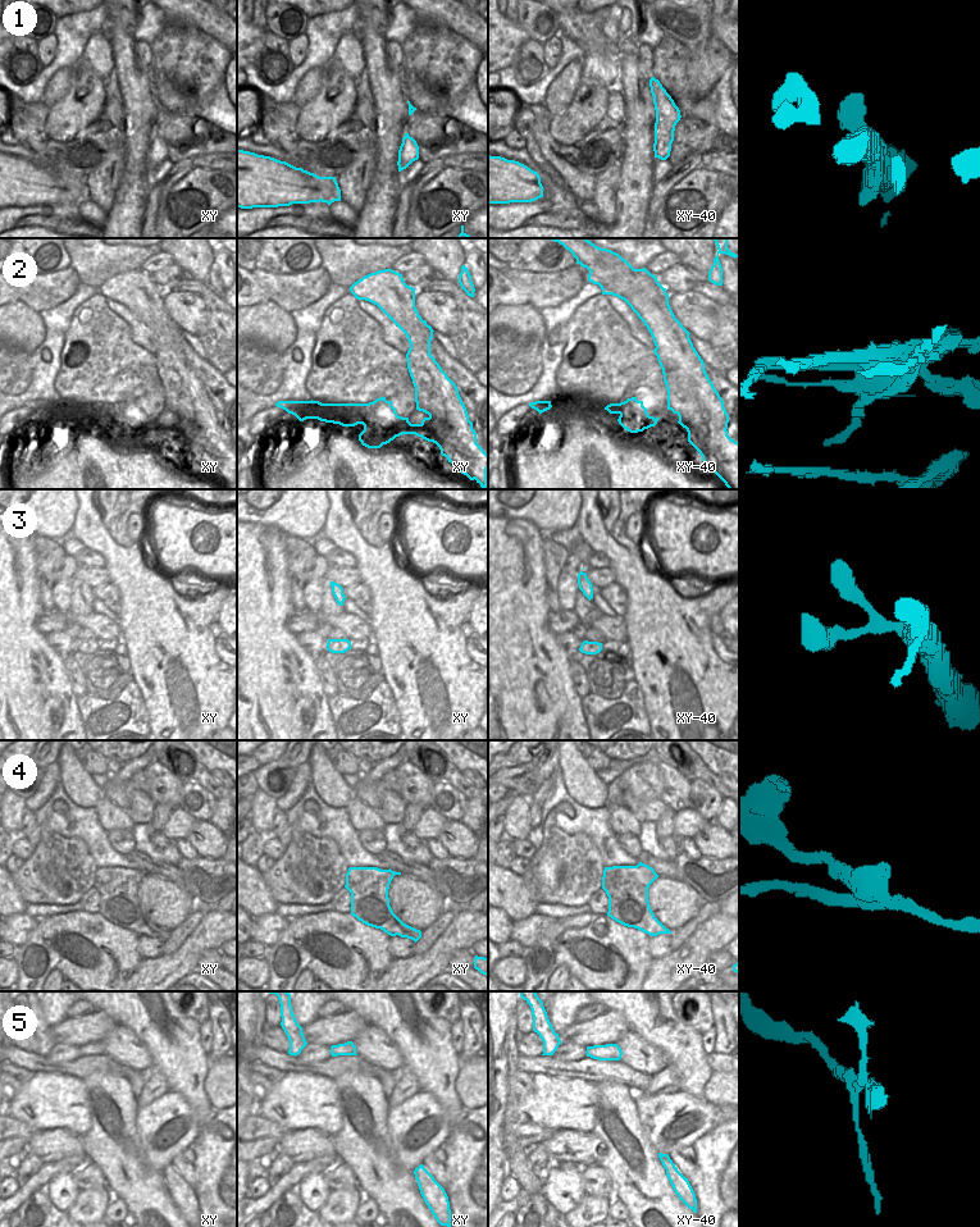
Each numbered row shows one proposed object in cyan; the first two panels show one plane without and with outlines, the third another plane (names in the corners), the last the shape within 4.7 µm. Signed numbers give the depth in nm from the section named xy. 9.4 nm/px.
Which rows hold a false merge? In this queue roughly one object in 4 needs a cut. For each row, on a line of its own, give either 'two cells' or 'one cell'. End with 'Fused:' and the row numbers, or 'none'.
1: one cell
2: two cells
3: one cell
4: two cells
5: two cells
Fused: 2, 4, 5

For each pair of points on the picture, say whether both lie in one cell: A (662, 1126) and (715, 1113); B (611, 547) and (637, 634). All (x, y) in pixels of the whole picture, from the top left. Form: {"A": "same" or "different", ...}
{"A": "same", "B": "same"}

